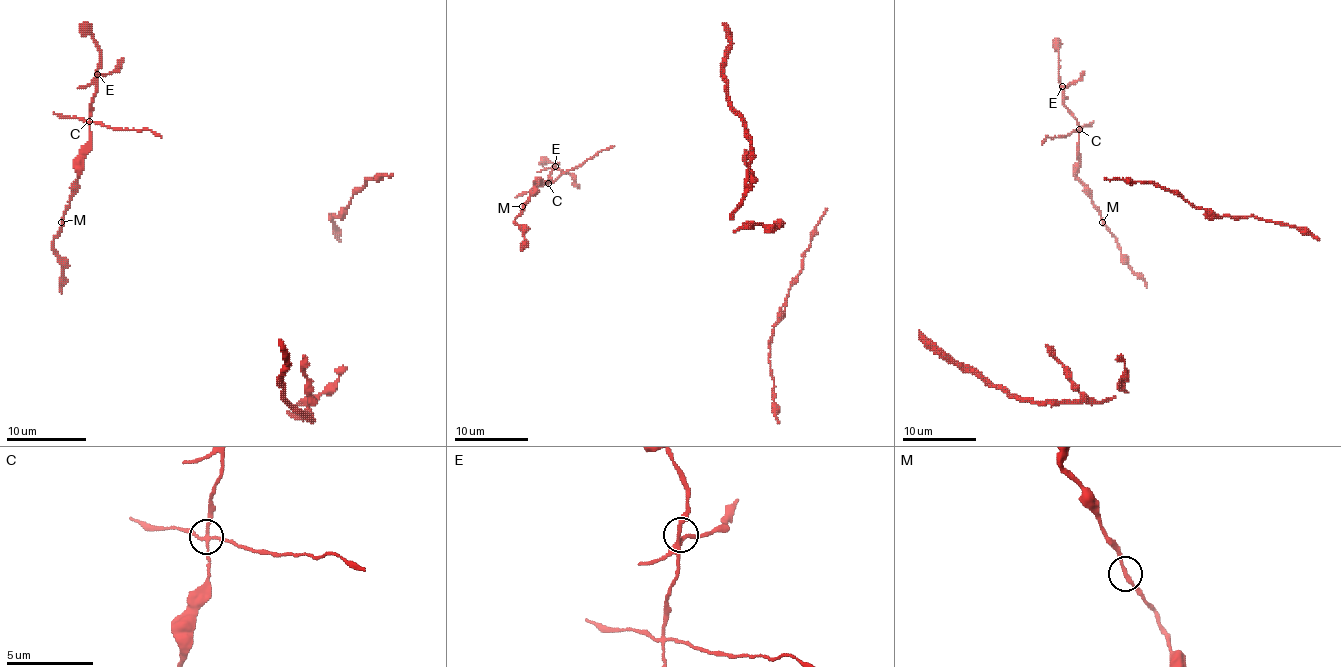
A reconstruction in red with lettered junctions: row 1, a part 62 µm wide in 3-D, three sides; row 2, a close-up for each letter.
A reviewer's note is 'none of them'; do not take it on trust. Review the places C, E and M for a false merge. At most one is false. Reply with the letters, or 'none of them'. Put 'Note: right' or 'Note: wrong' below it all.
C
Note: wrong

